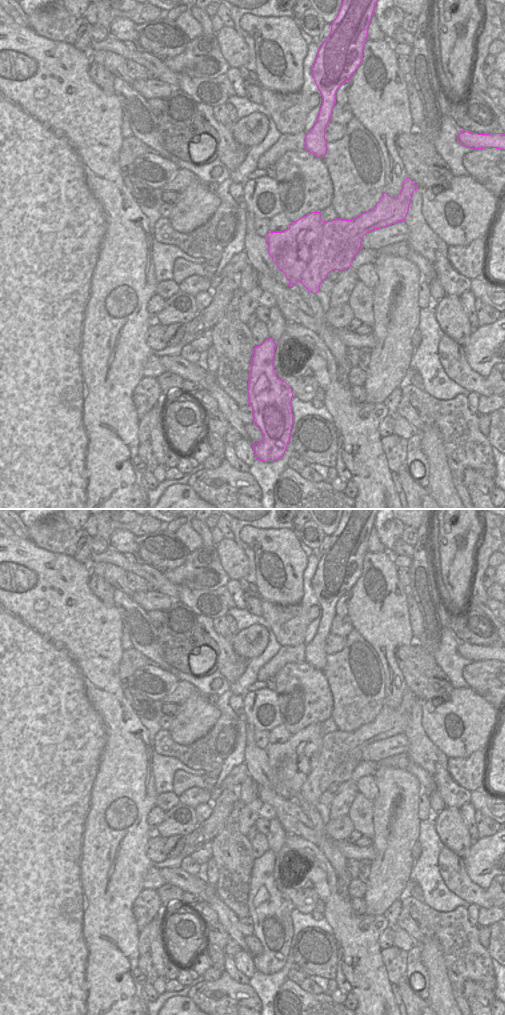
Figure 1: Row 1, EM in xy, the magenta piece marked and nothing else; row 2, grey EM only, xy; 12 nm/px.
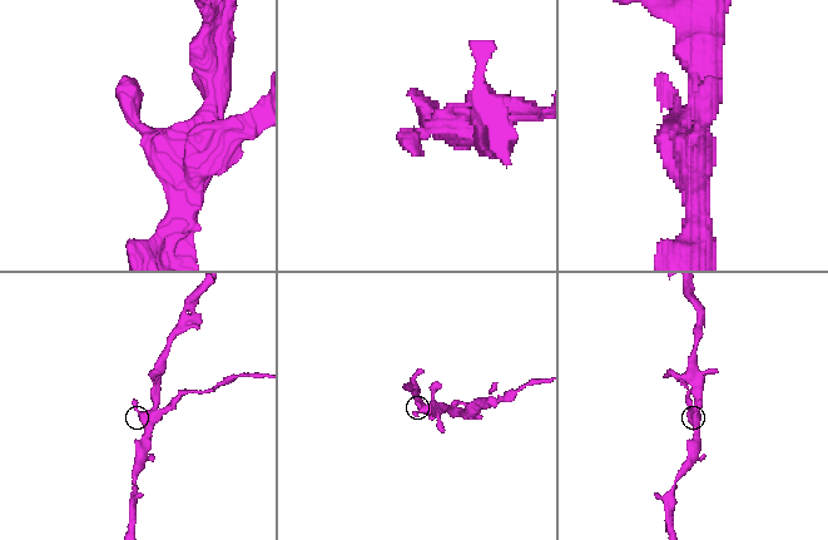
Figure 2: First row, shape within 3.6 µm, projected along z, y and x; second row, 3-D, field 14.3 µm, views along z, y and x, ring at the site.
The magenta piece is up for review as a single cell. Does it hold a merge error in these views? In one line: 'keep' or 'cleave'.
cleave

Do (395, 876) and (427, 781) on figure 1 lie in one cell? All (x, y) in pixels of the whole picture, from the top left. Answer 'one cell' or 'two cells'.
two cells

